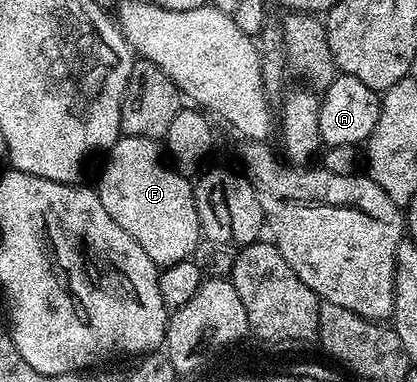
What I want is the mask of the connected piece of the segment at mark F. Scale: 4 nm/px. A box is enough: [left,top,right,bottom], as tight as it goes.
[97,136,201,267]

